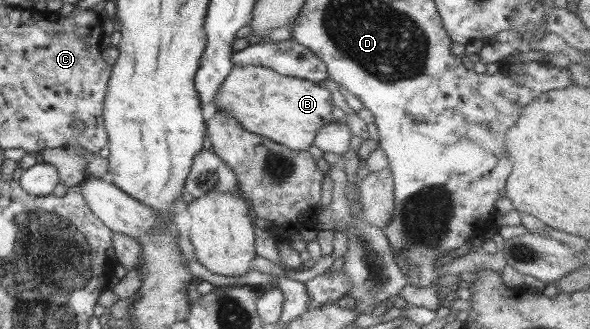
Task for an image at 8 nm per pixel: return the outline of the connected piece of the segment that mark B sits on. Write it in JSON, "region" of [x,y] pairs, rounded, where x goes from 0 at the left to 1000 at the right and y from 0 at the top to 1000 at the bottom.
{"region":[[[398,195],[381,237],[371,280],[364,286],[361,313],[369,337],[385,343],[410,392],[432,404],[436,410],[456,419],[459,429],[486,444],[493,456],[517,459],[527,441],[537,413],[537,398],[549,380],[558,380],[569,365],[563,337],[566,328],[561,280],[549,255],[534,252],[505,234],[485,231],[469,222],[449,201]]]}

